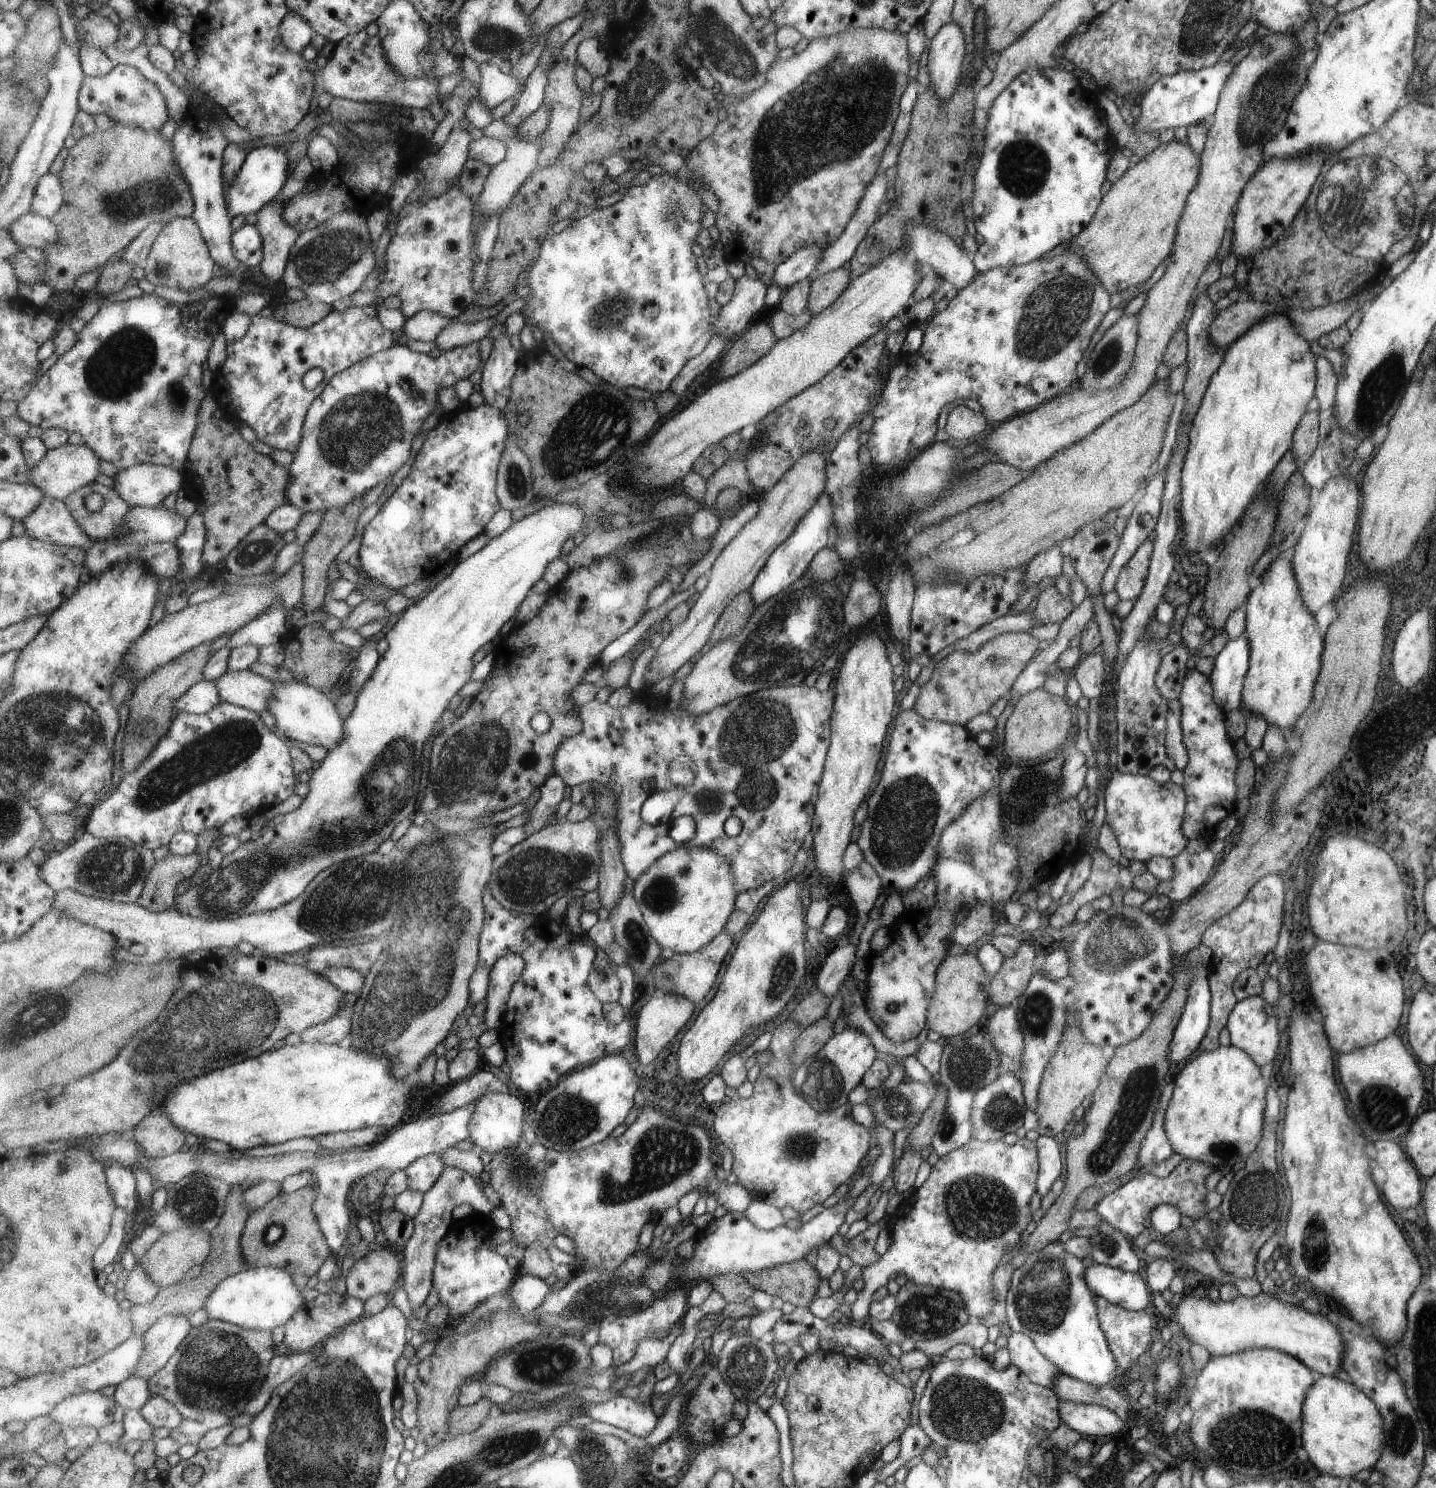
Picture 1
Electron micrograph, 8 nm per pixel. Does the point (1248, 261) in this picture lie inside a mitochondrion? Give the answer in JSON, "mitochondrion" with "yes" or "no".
{"mitochondrion":"no"}

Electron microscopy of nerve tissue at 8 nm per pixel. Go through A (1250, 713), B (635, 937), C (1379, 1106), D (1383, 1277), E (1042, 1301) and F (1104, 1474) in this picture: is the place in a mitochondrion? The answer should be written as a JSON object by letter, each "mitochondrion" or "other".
{"A":"other","B":"mitochondrion","C":"mitochondrion","D":"other","E":"mitochondrion","F":"other"}

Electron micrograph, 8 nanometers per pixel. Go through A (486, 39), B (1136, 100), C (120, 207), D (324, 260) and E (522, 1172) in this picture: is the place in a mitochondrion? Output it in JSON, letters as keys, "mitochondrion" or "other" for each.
{"A":"mitochondrion","B":"other","C":"mitochondrion","D":"mitochondrion","E":"mitochondrion"}

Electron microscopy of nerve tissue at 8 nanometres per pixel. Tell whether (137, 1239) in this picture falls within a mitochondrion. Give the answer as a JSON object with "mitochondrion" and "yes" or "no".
{"mitochondrion":"no"}

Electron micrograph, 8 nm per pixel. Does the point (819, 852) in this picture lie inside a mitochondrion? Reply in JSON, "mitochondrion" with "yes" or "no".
{"mitochondrion":"no"}

